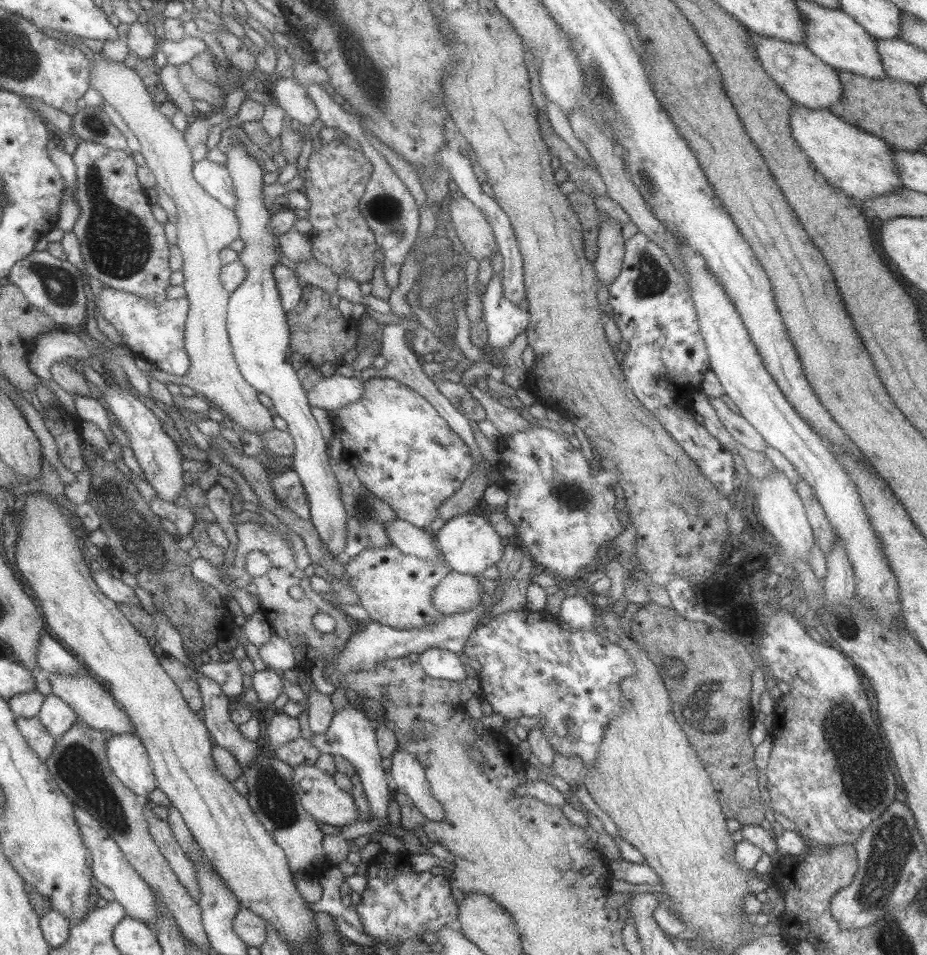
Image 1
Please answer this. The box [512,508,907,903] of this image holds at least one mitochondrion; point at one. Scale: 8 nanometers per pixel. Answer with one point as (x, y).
(863, 782)

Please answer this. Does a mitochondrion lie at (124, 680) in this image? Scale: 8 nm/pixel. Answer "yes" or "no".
no

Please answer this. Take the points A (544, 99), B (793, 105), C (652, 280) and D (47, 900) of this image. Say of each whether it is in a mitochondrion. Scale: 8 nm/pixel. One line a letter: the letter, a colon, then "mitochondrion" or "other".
A: other
B: other
C: mitochondrion
D: other

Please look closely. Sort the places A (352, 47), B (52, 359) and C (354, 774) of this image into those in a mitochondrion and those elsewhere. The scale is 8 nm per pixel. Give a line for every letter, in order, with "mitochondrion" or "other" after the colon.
A: mitochondrion
B: other
C: other

